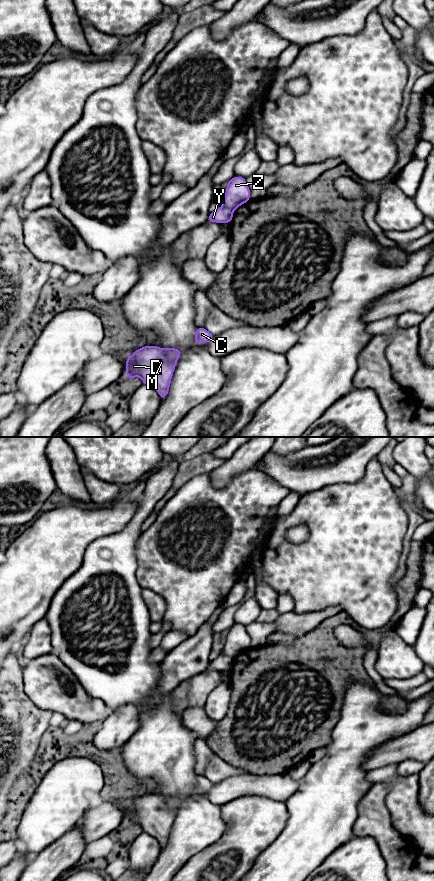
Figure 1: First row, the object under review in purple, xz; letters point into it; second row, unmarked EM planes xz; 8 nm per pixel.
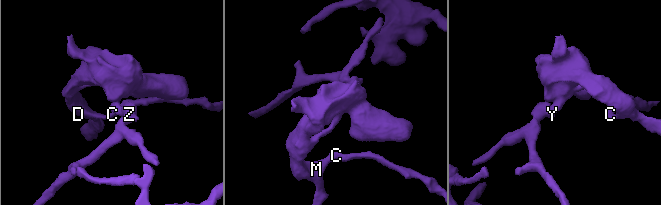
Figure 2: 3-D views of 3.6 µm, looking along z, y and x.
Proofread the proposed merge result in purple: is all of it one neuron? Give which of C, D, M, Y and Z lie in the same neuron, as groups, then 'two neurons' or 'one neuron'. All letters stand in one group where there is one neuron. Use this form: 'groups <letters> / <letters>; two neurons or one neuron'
groups C D M Y / Z; two neurons

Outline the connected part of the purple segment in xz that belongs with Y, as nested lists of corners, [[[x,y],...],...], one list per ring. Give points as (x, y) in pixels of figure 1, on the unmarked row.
[[[220,655],[214,660],[210,660],[208,669],[222,671],[231,671],[233,666],[233,659],[227,656]]]

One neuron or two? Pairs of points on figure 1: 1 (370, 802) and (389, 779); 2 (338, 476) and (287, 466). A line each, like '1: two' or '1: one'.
1: two
2: one

